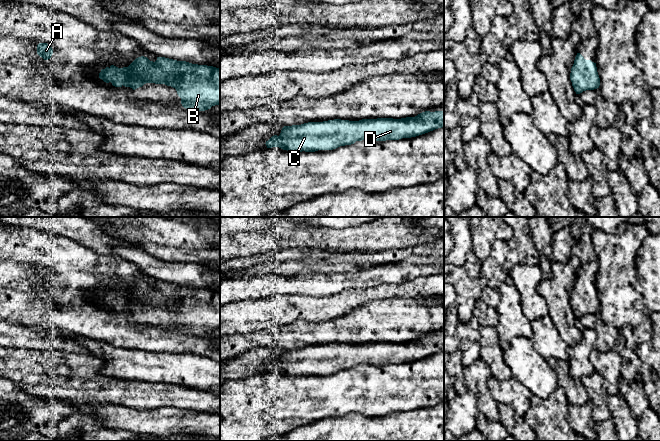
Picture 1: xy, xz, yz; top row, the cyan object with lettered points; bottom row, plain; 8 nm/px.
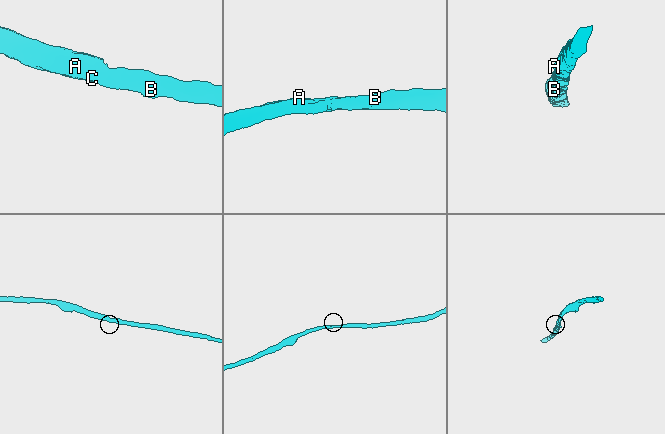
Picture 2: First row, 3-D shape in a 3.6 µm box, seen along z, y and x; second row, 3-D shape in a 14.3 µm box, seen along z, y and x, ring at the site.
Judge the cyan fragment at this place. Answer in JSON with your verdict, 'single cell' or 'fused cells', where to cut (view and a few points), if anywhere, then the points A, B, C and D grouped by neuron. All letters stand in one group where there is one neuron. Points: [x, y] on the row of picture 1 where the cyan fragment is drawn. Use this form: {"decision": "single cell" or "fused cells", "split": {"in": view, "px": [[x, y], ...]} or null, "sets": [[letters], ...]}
{"decision": "single cell", "split": null, "sets": [["A", "B", "C", "D"]]}

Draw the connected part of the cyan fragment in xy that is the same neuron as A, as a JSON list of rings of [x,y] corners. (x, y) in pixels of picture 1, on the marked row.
[[[39,43],[37,45],[37,54],[42,57],[44,60],[48,60],[51,58],[53,54],[52,47],[47,43]]]

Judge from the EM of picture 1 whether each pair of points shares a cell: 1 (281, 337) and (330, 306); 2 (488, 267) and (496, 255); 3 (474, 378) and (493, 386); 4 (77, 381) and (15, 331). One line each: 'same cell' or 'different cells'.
1: different cells
2: same cell
3: different cells
4: different cells

